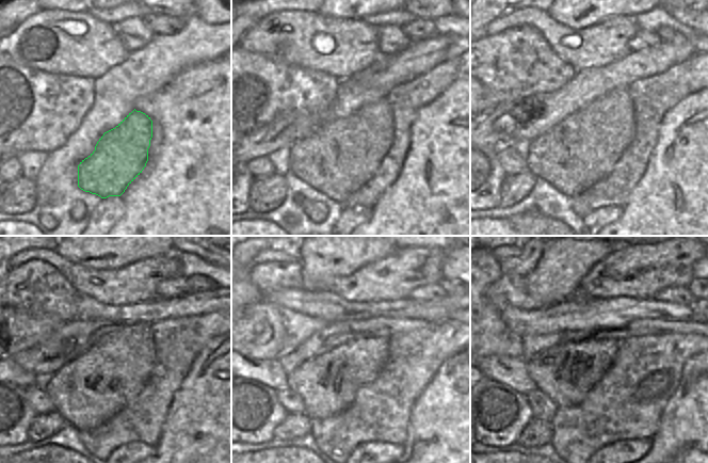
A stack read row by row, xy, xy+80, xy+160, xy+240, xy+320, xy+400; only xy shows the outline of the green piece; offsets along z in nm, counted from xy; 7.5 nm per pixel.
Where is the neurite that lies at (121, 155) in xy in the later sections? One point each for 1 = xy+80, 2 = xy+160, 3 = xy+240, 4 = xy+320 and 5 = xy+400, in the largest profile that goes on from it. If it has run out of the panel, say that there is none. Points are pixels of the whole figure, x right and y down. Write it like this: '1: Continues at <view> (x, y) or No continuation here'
1: Continues at xy+80 (337, 158)
2: Continues at xy+160 (583, 148)
3: Continues at xy+240 (95, 386)
4: Continues at xy+320 (327, 383)
5: Continues at xy+400 (566, 372).

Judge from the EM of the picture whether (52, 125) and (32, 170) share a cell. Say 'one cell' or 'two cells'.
two cells

